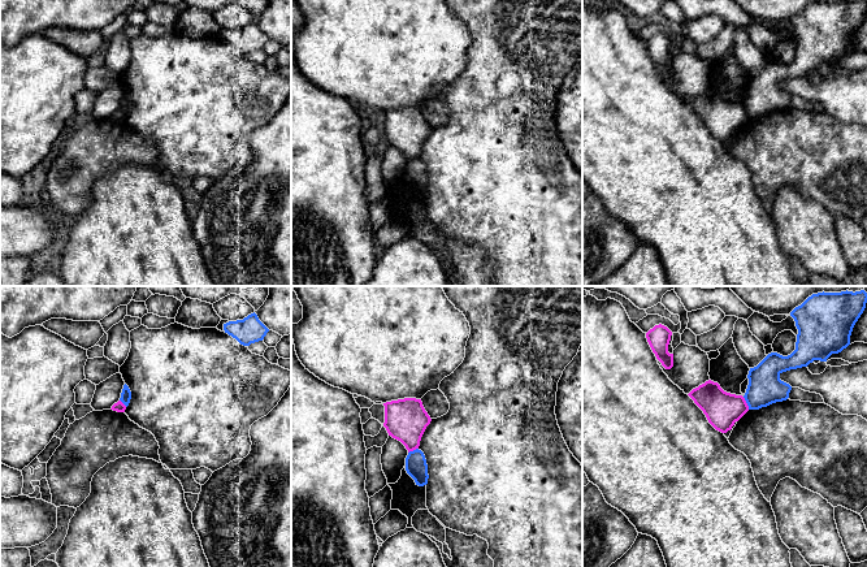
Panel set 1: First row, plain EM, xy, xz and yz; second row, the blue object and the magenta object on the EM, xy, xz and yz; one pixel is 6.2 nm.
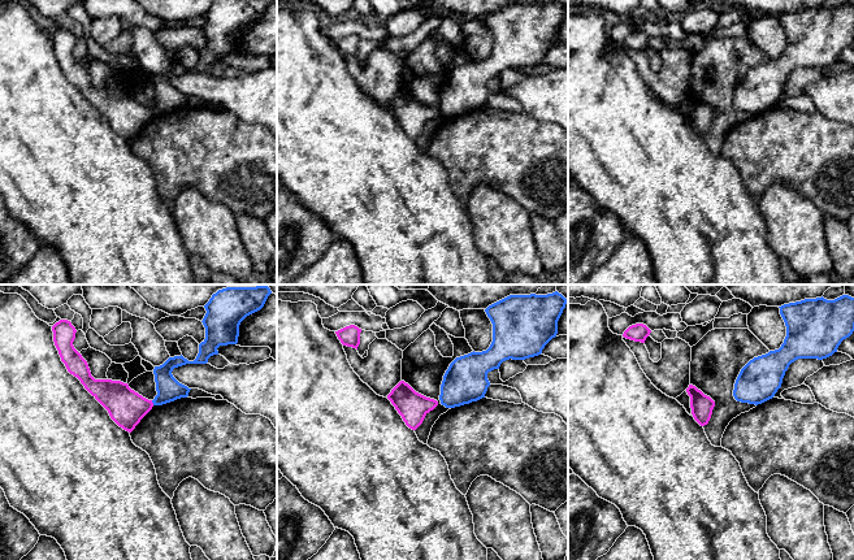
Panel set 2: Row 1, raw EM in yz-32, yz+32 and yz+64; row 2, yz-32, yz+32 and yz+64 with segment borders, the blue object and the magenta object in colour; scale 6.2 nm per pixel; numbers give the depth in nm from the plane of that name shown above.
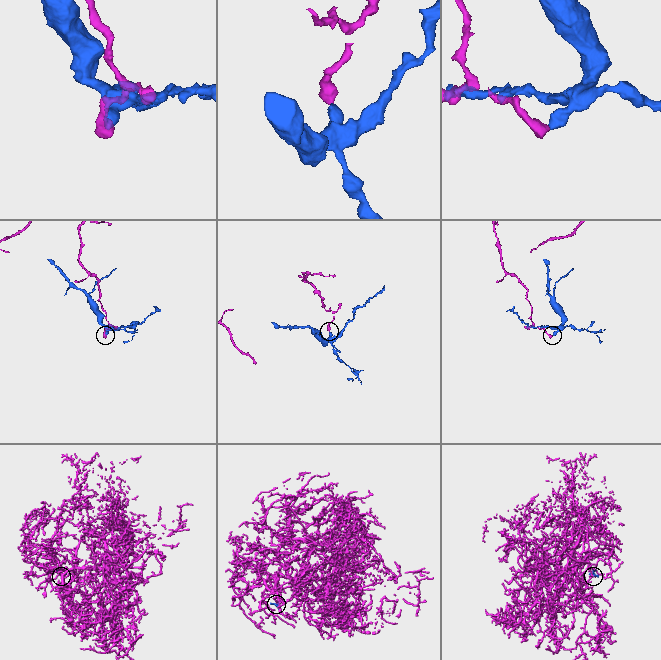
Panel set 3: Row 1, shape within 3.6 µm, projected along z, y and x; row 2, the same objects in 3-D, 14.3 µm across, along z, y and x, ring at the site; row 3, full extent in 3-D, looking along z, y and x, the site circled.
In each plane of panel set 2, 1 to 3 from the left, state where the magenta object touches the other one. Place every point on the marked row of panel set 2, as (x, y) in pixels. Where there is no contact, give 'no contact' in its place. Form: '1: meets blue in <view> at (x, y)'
1: meets blue in yz-32 at (152, 402)
2: no contact
3: no contact

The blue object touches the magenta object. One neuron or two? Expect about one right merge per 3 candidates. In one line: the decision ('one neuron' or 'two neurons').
two neurons

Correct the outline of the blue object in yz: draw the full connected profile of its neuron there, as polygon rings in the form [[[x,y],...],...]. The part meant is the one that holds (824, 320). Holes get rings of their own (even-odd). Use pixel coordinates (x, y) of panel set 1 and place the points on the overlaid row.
[[[846,290],[812,294],[796,307],[790,312],[798,329],[796,350],[788,356],[771,352],[757,367],[750,368],[749,385],[744,395],[749,410],[759,410],[789,398],[792,386],[780,380],[783,372],[807,367],[814,360],[827,362],[832,354],[838,354],[846,349],[850,345],[853,328],[863,313],[866,303],[867,293],[864,290],[855,293]]]

